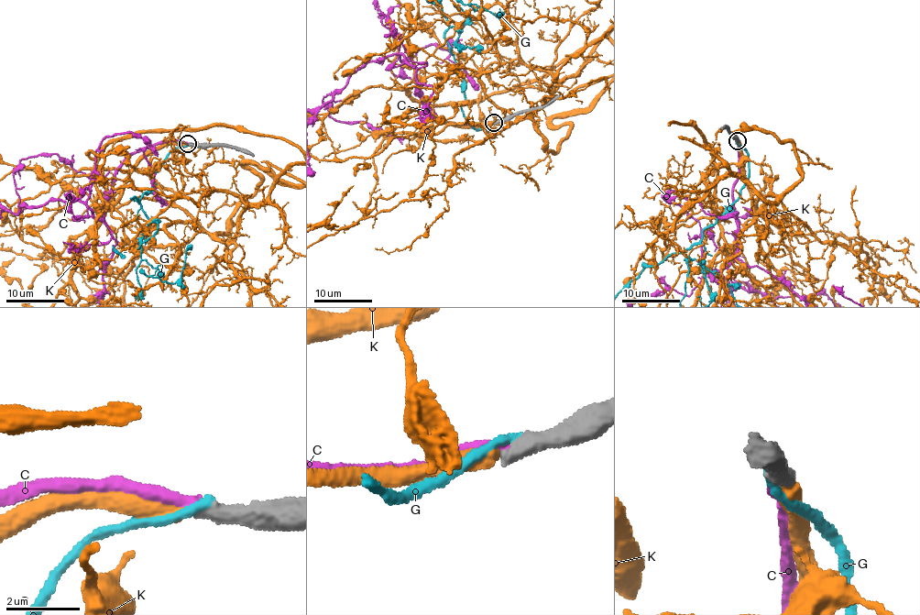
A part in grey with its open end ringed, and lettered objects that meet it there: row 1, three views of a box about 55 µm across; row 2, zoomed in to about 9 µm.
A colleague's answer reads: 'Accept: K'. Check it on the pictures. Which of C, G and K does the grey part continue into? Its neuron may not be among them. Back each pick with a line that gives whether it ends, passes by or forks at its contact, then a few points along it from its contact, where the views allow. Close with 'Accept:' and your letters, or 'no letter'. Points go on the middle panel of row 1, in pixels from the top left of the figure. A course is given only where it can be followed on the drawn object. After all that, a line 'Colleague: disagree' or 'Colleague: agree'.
K: it ends
Accept: K
Colleague: agree

